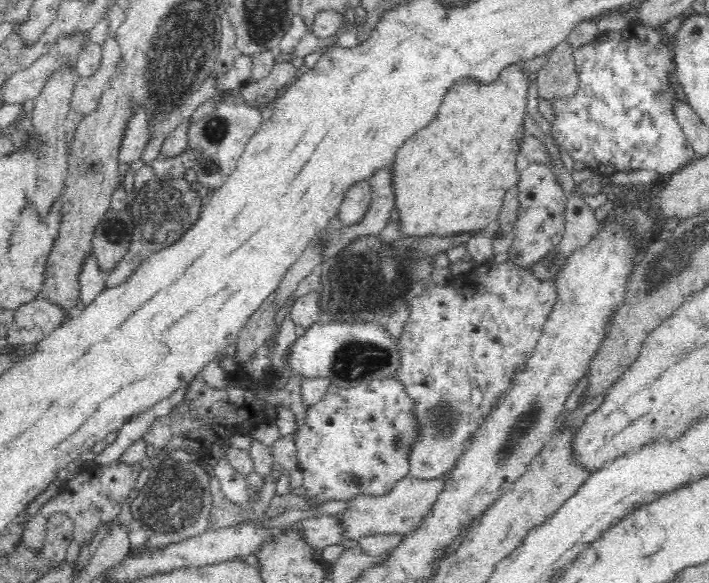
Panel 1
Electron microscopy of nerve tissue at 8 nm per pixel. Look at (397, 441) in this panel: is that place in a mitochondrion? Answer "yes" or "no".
yes

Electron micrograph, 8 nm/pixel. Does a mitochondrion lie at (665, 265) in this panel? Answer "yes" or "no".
yes

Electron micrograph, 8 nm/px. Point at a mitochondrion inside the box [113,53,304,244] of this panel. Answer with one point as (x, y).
(215, 131)

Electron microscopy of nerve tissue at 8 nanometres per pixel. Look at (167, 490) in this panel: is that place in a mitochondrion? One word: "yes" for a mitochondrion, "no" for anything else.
yes

